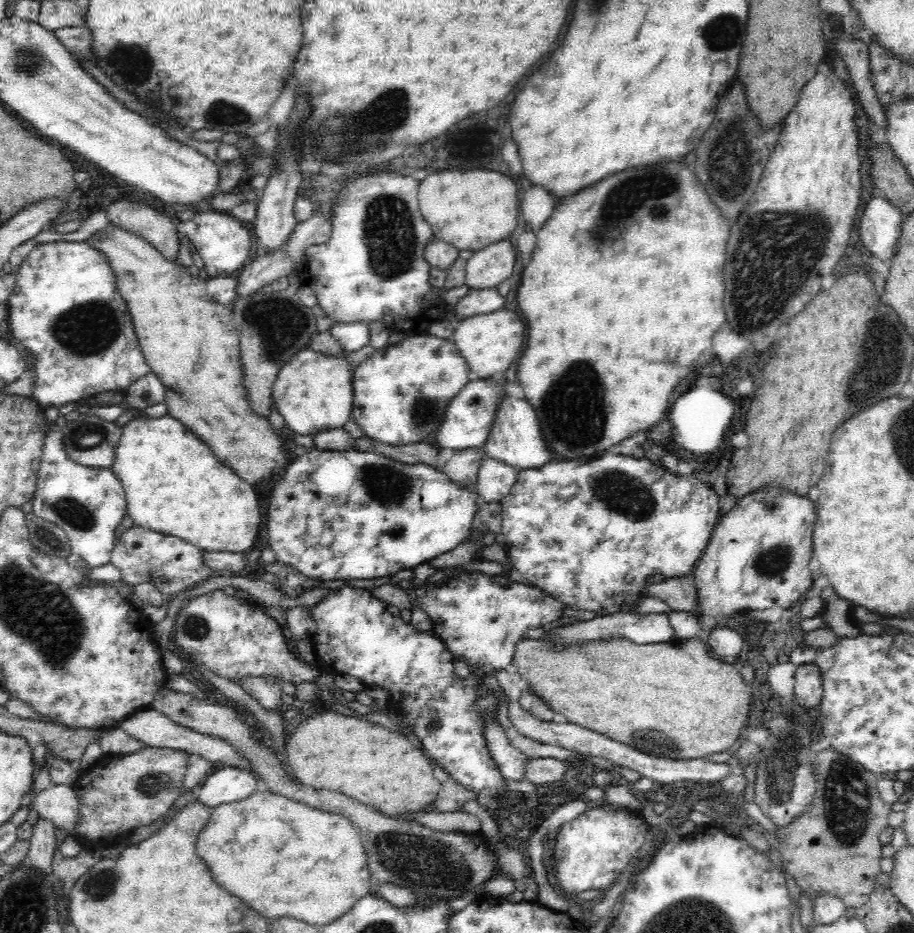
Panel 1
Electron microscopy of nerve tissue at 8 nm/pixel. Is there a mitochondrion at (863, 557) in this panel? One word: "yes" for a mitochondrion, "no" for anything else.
no

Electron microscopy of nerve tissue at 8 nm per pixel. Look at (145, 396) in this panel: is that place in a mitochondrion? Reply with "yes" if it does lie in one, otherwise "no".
yes

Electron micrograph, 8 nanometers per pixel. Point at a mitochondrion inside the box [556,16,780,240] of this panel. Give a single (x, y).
(727, 167)

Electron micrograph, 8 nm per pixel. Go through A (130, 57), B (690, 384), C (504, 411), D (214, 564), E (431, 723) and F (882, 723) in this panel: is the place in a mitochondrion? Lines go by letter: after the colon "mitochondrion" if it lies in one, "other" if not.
A: mitochondrion
B: other
C: other
D: other
E: mitochondrion
F: other

